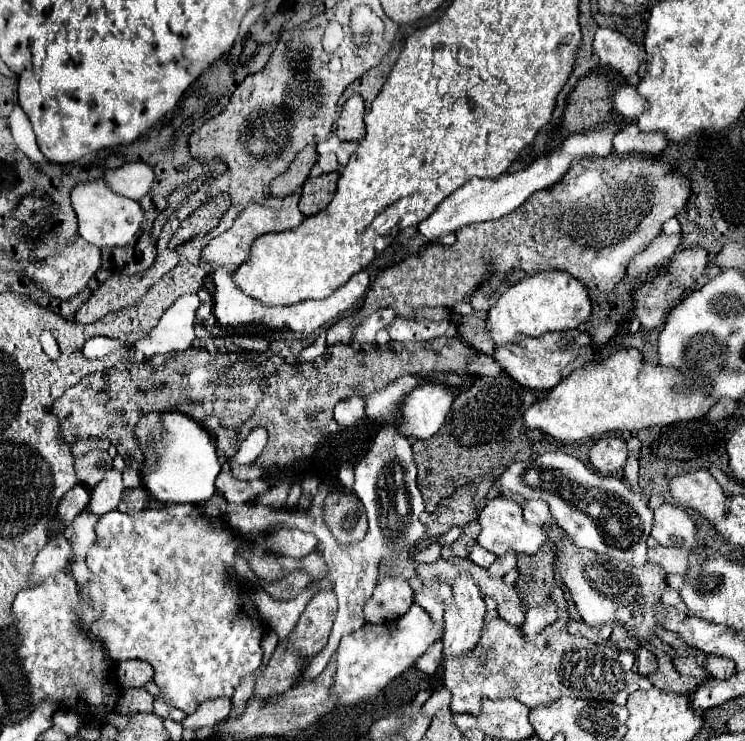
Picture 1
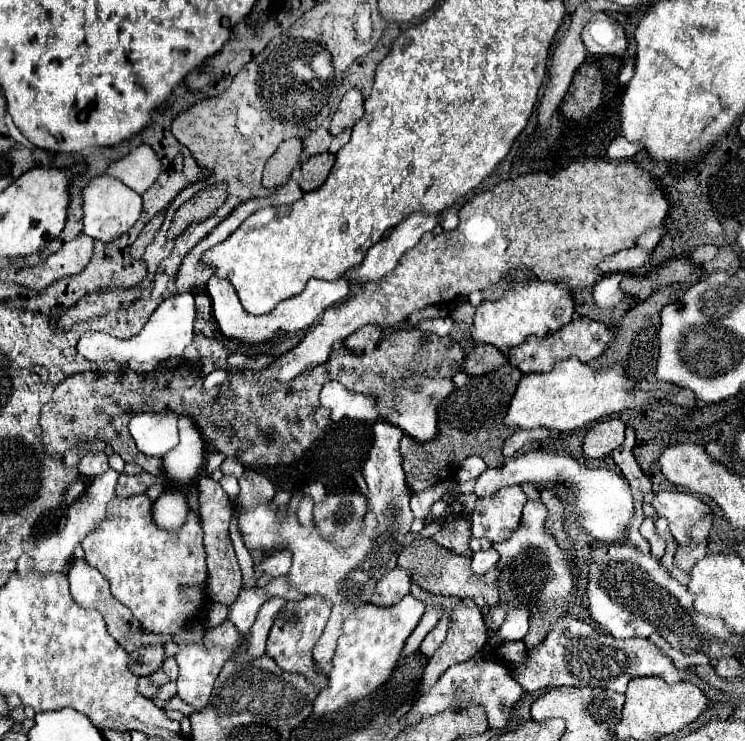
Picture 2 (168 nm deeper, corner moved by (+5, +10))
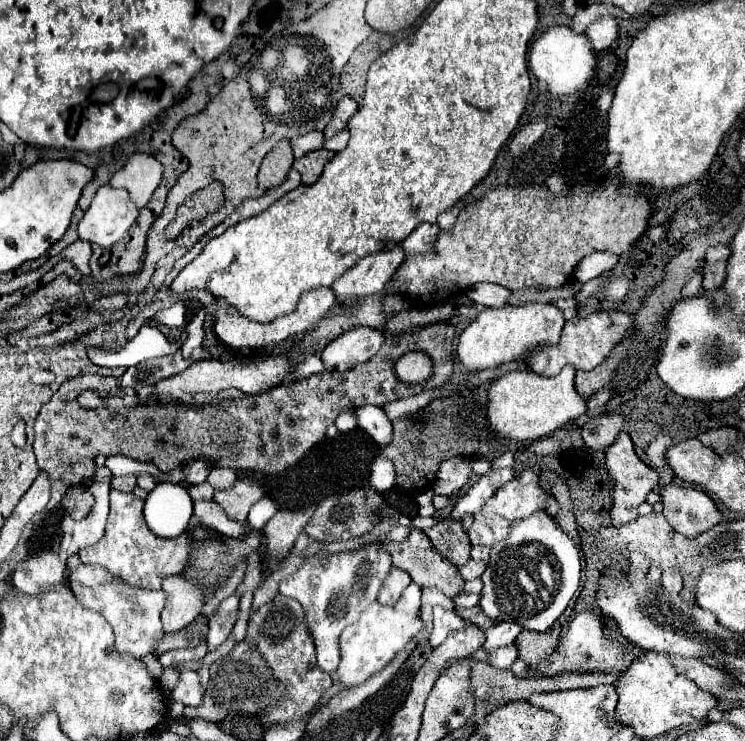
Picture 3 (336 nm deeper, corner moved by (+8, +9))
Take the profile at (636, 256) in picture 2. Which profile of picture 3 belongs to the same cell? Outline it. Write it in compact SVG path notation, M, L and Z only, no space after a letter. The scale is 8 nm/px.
M593 252L577 264L573 276L579 282L589 282L591 278L597 278L601 272L611 270L617 262L619 262L619 256L615 256L611 252Z

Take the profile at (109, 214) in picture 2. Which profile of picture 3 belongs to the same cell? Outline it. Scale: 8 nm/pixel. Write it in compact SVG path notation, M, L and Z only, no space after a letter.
M101 186L79 222L79 238L109 248L119 242L137 220L137 206L129 200L127 190Z

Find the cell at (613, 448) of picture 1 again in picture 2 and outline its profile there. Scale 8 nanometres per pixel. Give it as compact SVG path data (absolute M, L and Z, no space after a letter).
M616 417L596 421L584 437L584 445L582 445L584 455L588 459L602 459L610 455L614 449L618 449L618 445L622 445L624 429L626 425Z

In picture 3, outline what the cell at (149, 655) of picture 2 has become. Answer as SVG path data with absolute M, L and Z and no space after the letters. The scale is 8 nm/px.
M197 616L189 626L185 626L183 630L175 632L175 634L165 634L165 638L161 640L161 644L157 646L157 656L167 652L167 650L175 650L175 648L191 648L191 646L199 646L205 638L207 638L207 618L205 616Z

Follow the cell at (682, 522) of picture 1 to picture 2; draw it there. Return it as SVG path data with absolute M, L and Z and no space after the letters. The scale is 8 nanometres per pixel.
M656 493L652 507L658 517L664 517L668 521L670 533L678 545L698 543L708 537L708 531L712 527L712 511L692 493Z

